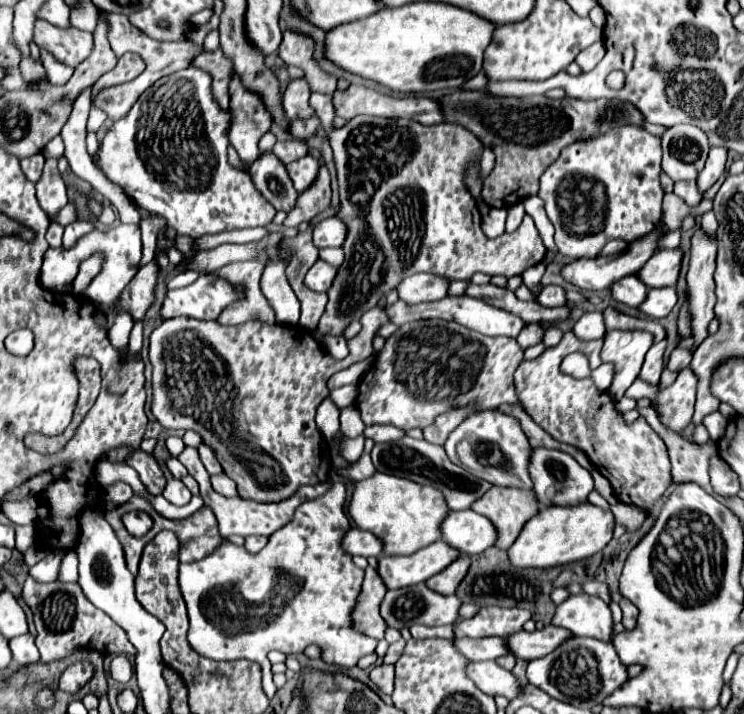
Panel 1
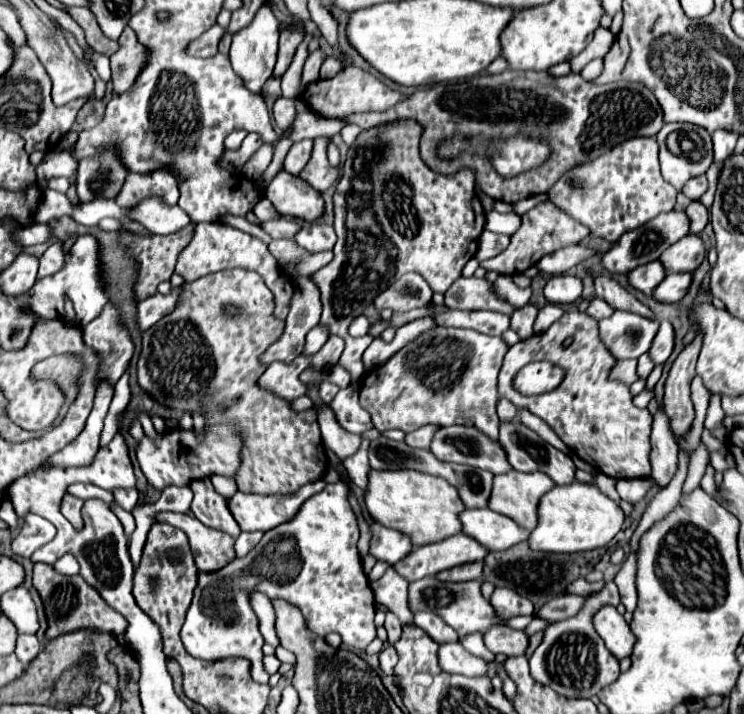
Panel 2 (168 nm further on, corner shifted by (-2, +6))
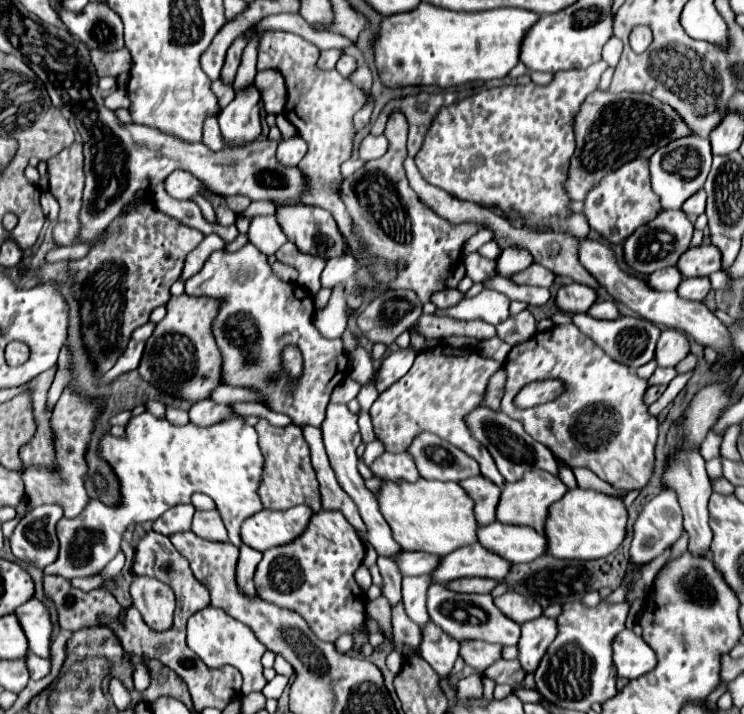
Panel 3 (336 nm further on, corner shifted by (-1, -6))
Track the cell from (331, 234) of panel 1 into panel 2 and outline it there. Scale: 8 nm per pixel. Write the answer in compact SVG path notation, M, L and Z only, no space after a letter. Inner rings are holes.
M312 222L304 224L302 230L294 238L300 248L308 252L322 252L322 250L332 250L336 244L336 232L332 224L326 222Z

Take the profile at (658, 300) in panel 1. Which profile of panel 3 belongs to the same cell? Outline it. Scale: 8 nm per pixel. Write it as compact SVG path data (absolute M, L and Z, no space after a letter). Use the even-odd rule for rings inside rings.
M707 276L701 278L685 278L677 288L677 294L687 300L703 300L711 290L711 282Z

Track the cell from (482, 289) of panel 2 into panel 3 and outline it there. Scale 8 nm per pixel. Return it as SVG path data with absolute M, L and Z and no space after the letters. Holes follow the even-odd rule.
M445 288L441 292L435 292L431 302L437 306L437 308L449 308L449 306L455 306L457 302L463 300L463 294L455 288Z

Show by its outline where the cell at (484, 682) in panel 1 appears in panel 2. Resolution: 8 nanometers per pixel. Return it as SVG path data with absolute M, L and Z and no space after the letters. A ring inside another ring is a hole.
M442 644L438 650L438 660L444 672L462 676L486 676L488 662L464 650L460 644Z

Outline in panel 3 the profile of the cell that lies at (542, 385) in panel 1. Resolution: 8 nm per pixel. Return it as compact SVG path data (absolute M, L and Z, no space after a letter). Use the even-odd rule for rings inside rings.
M563 324L537 332L527 342L513 346L505 360L505 372L507 382L501 410L523 422L525 430L537 442L545 444L557 460L569 468L589 468L601 480L625 492L633 488L641 490L649 482L655 466L653 450L659 422L647 412L647 404L643 402L649 384L639 378L633 368L611 360L573 324ZM549 378L557 378L565 384L557 400L535 408L517 408L513 404L515 394L523 386Z

